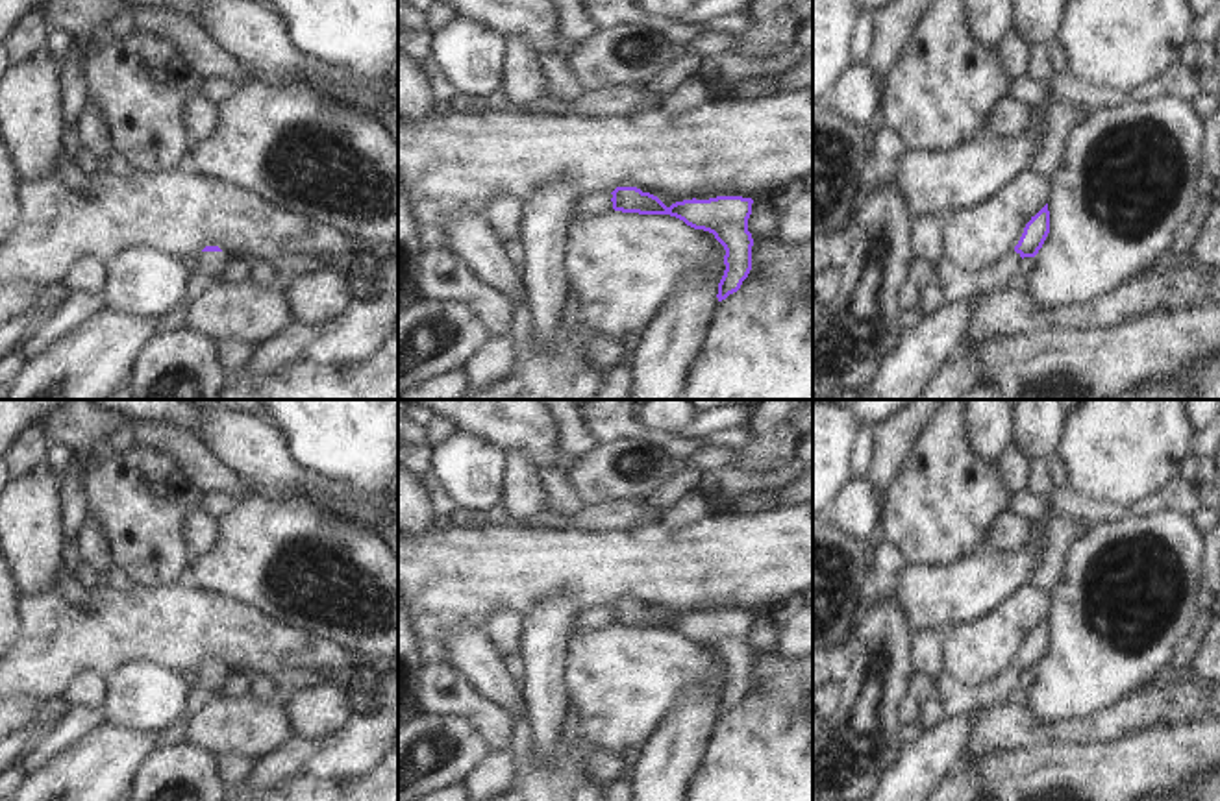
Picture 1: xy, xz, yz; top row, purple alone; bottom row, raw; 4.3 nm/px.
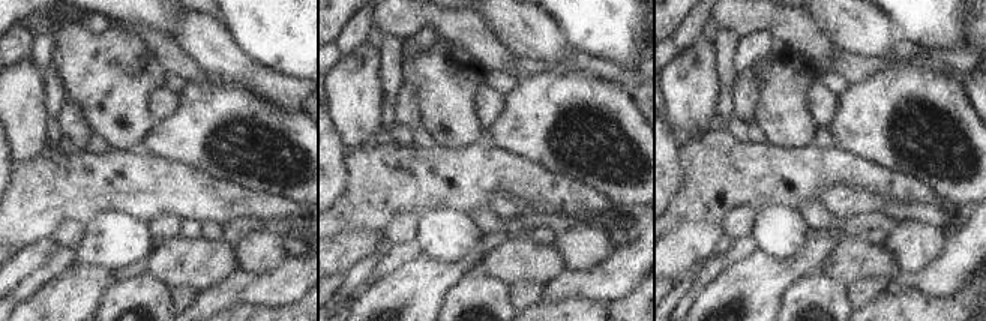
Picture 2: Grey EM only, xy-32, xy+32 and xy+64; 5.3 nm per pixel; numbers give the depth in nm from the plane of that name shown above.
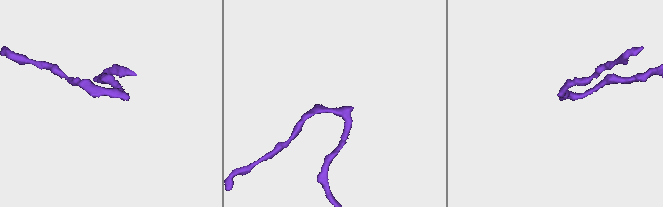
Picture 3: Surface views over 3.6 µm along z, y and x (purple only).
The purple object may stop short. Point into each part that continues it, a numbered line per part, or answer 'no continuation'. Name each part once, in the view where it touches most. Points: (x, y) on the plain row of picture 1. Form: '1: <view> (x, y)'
1: xy (208, 681)

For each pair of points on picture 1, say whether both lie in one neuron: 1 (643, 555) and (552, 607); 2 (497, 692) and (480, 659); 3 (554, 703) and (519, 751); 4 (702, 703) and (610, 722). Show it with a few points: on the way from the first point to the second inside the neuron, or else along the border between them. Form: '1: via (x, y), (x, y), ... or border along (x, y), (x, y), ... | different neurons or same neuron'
1: border along (526, 615), (554, 592), (561, 592), (576, 615) | different neurons
2: via (495, 685), (482, 666) | same neuron
3: border along (524, 720), (534, 757) | different neurons
4: border along (713, 694), (700, 687), (689, 687), (645, 742) | different neurons

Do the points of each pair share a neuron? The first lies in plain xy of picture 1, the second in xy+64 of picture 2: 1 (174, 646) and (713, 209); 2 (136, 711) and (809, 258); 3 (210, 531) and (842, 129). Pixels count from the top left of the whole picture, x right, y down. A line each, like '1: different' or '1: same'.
1: same
2: different
3: different

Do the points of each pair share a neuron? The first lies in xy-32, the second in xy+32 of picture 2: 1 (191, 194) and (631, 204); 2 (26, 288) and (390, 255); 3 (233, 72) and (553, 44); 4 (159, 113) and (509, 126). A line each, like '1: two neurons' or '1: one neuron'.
1: two neurons
2: one neuron
3: one neuron
4: two neurons

